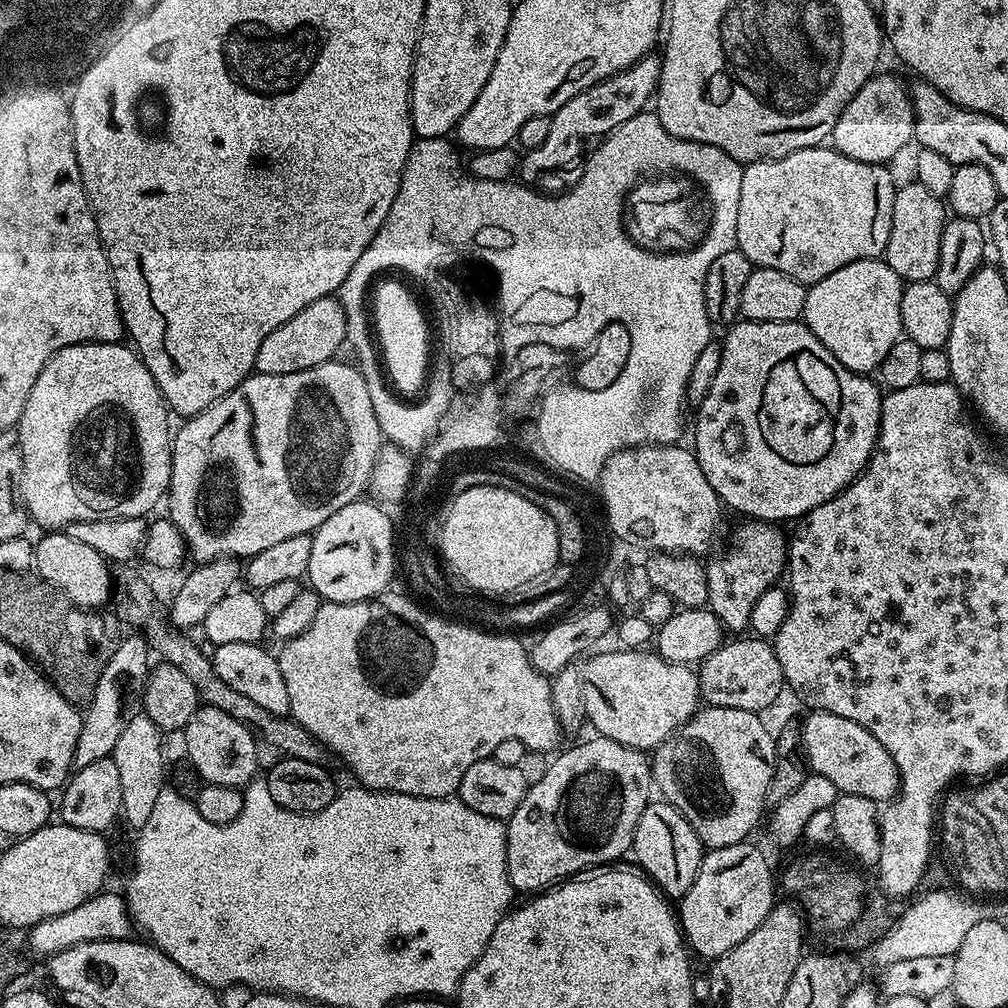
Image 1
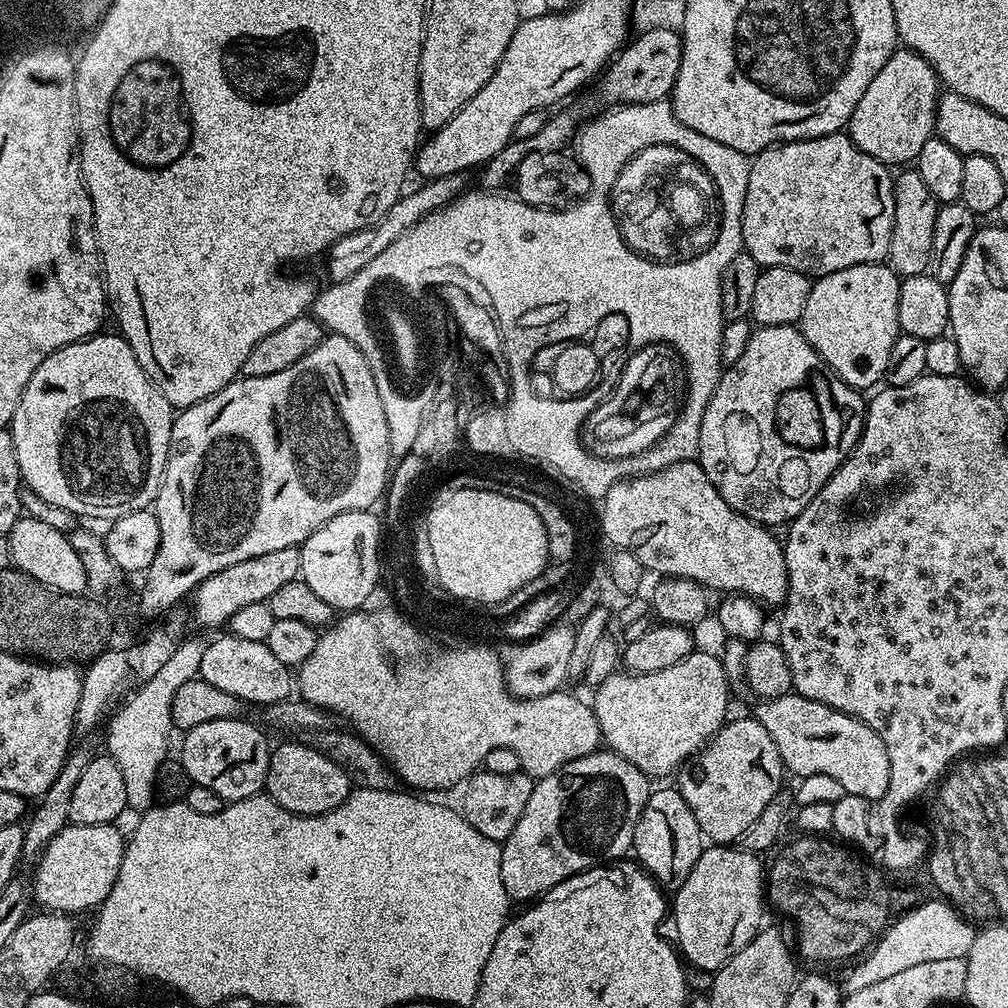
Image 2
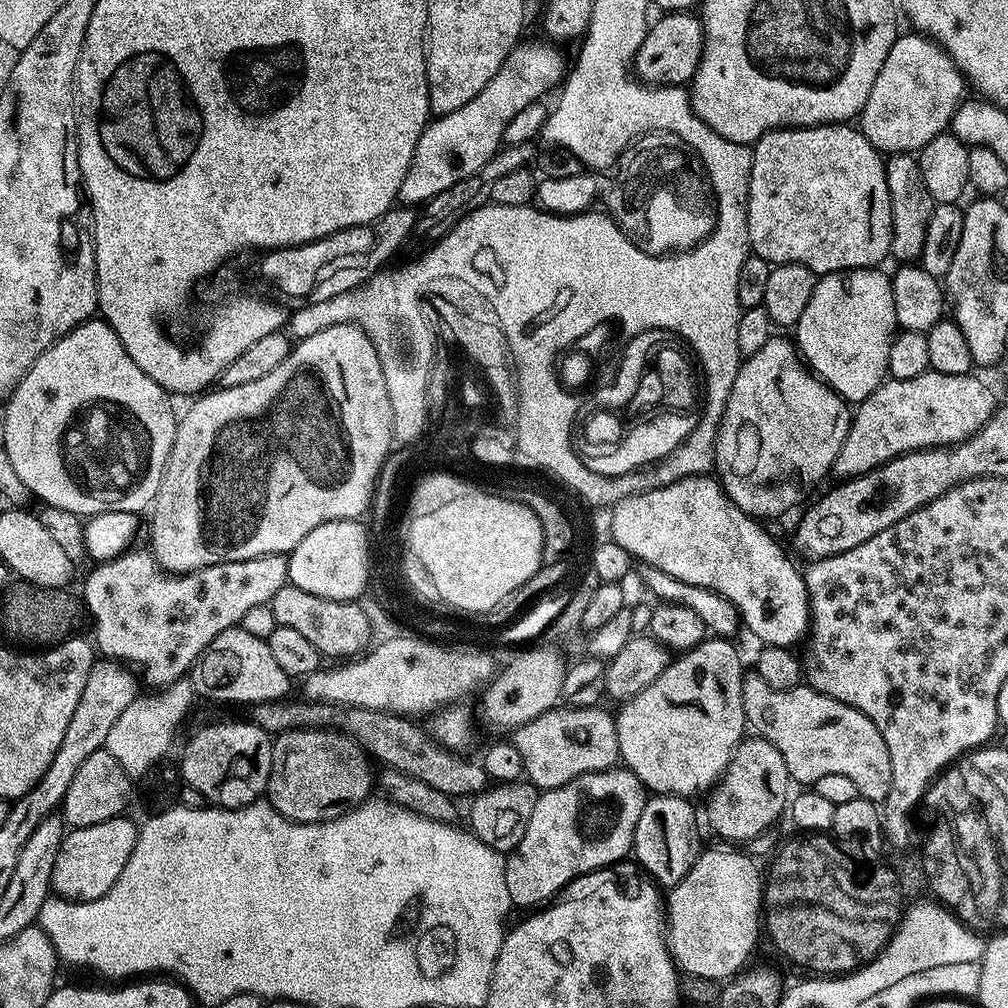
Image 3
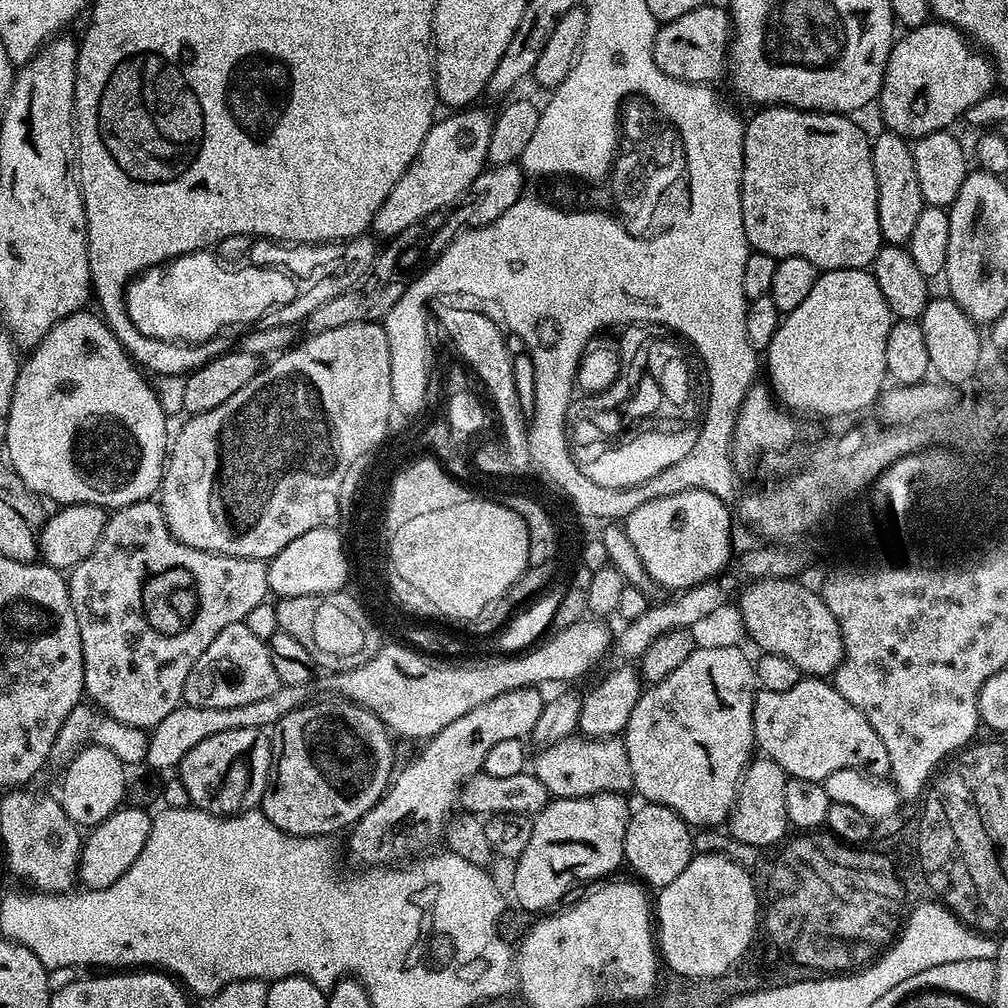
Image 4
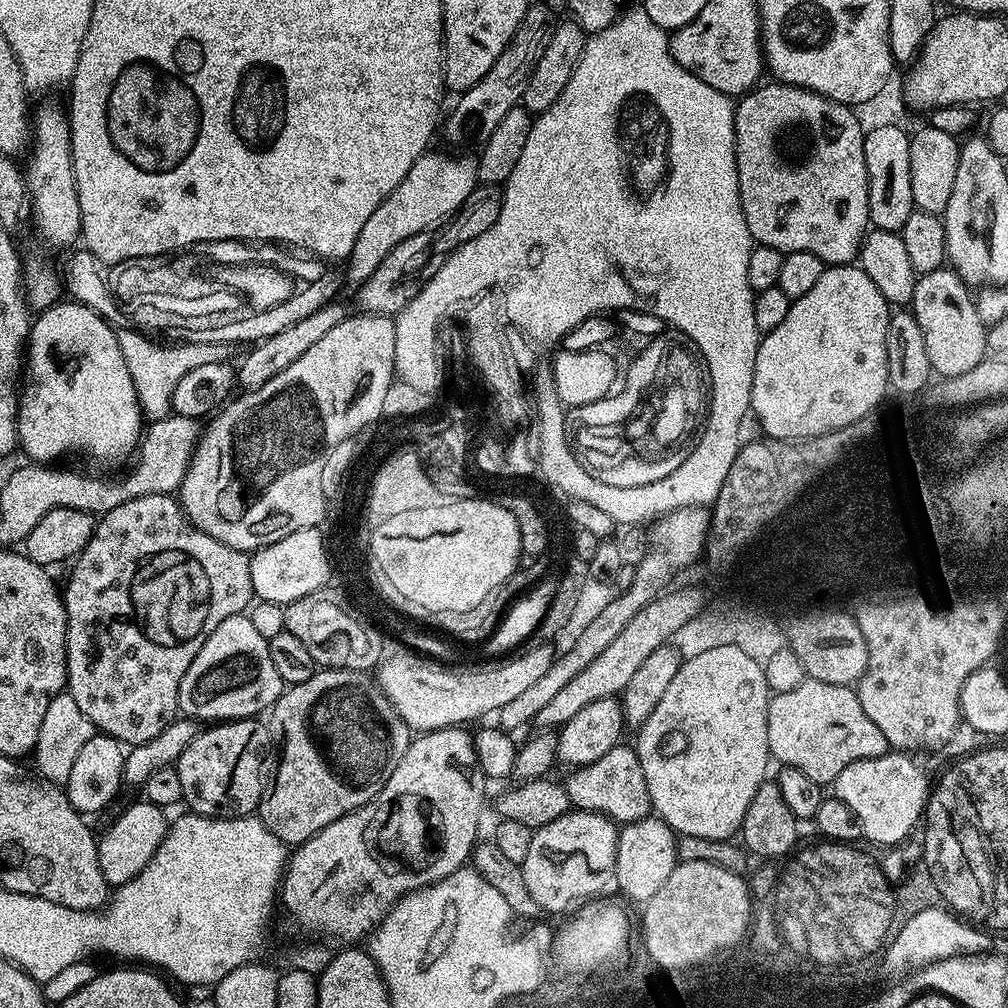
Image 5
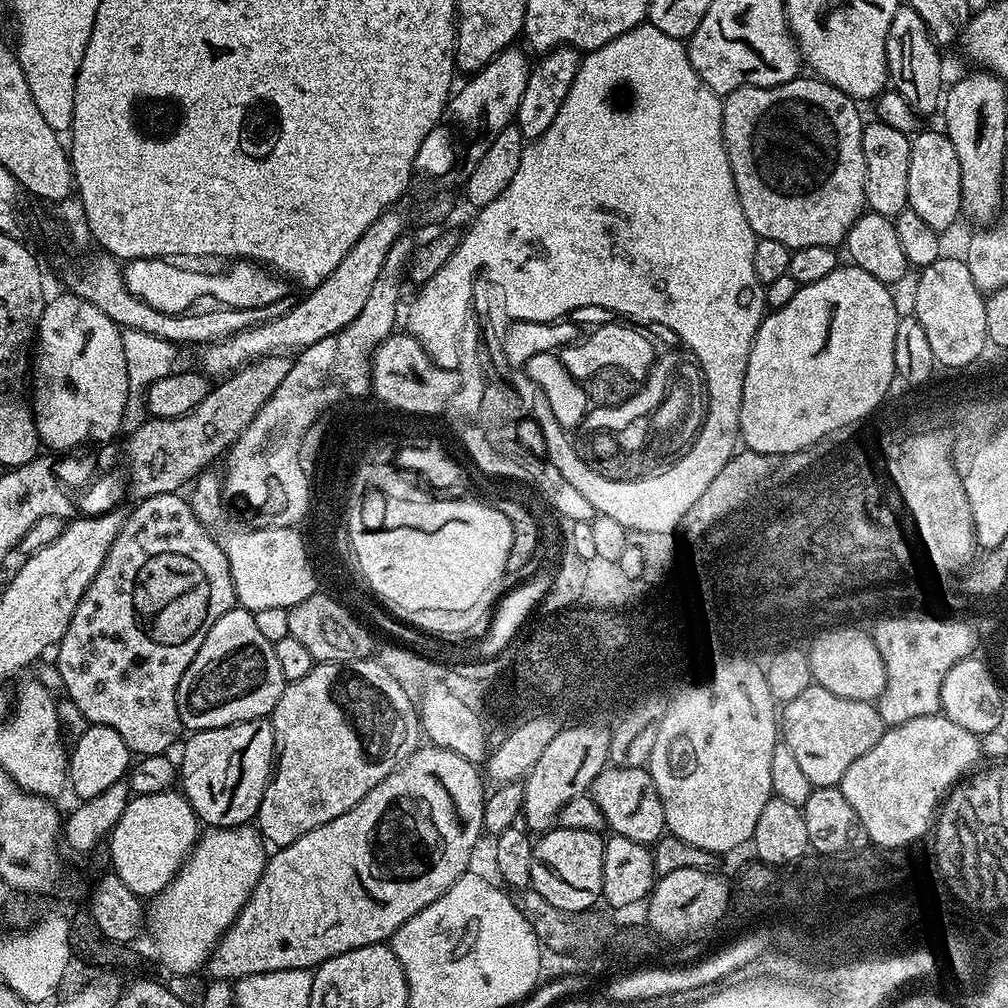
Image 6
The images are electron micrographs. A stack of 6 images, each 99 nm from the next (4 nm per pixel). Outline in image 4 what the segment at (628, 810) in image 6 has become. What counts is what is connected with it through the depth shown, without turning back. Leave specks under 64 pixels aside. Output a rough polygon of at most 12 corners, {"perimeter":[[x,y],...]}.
{"perimeter":[[567,736],[530,771],[552,798],[633,791],[623,739]]}

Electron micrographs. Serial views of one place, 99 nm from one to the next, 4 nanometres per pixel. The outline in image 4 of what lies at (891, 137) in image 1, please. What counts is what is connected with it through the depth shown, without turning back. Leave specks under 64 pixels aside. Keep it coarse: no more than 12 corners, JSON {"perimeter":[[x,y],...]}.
{"perimeter":[[953,24],[890,50],[883,127],[915,142],[993,91],[987,55]]}

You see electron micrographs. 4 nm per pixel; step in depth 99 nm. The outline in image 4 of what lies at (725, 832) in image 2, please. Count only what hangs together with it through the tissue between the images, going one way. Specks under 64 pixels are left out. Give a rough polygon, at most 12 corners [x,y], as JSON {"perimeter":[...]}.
{"perimeter":[[756,758],[726,821],[759,850],[789,835],[782,766]]}

